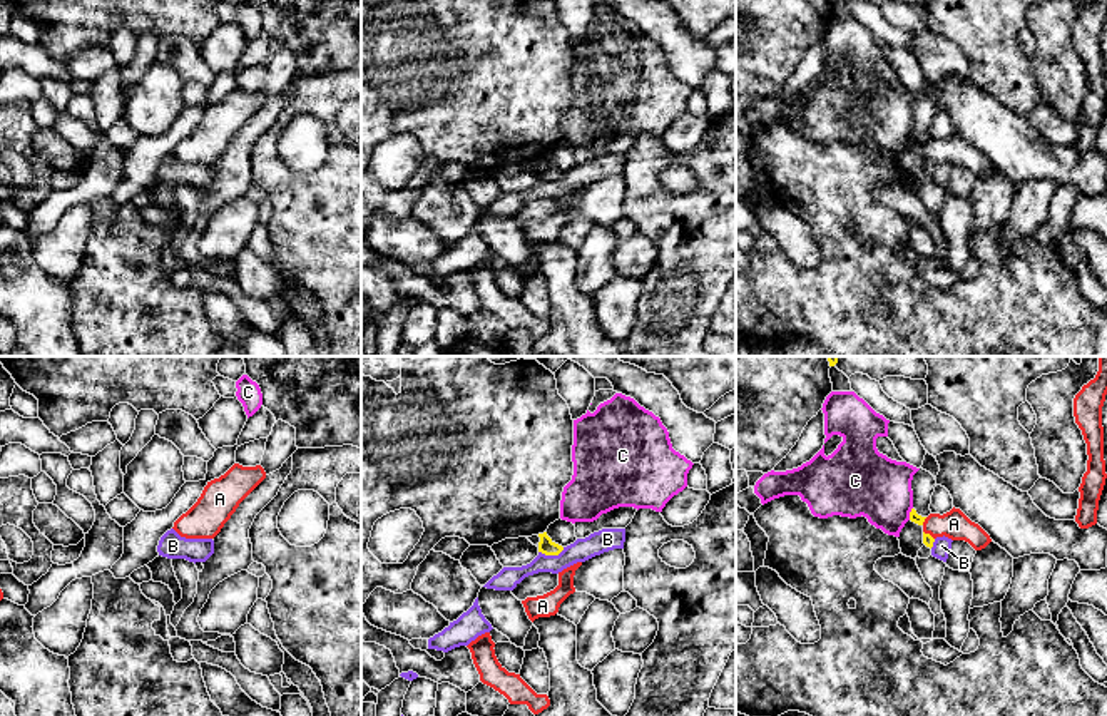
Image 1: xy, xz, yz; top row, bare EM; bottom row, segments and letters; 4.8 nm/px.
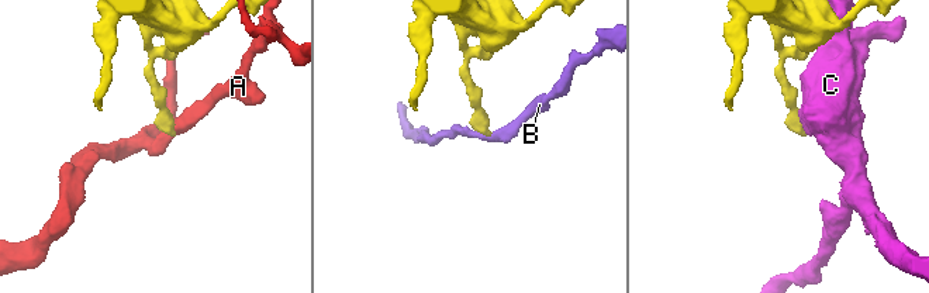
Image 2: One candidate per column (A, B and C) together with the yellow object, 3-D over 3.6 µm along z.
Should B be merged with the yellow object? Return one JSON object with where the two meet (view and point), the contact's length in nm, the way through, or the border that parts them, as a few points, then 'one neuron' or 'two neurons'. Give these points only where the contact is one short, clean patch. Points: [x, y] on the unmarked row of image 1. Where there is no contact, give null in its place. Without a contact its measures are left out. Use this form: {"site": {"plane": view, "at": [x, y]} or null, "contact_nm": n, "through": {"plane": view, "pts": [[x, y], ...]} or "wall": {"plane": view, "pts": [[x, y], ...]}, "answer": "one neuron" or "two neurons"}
{"site": {"plane": "xz", "at": [550, 179]}, "contact_nm": 130, "through": {"plane": "xz", "pts": [[545, 171], [550, 179], [572, 179], [582, 174]]}, "answer": "one neuron"}

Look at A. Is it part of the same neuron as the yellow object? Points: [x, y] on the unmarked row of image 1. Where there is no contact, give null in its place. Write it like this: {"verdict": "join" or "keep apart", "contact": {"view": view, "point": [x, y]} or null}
{"verdict": "keep apart", "contact": {"view": "yz", "point": [928, 159]}}

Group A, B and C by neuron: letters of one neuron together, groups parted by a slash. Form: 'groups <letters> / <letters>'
groups A / B / C

